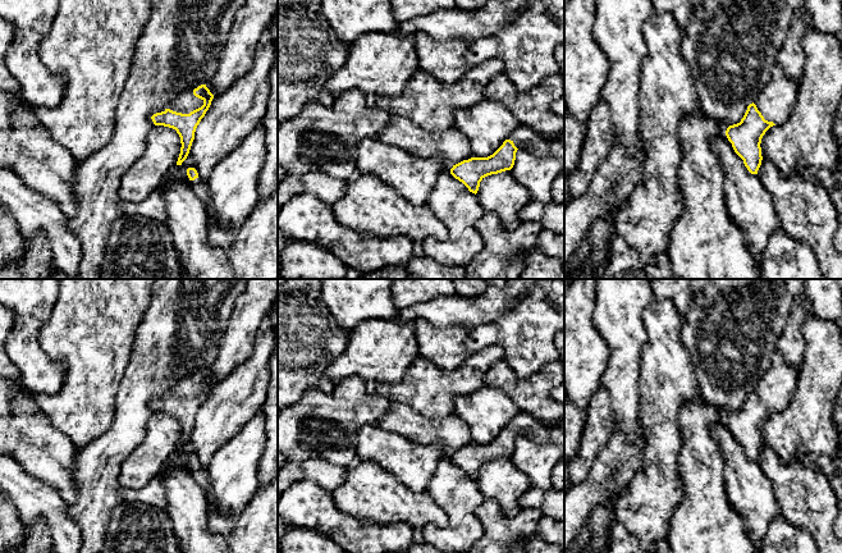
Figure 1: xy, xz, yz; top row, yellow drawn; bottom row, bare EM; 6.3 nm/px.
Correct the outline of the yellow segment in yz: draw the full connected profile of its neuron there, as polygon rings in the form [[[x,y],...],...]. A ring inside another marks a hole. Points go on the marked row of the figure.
[[[774,64],[772,78],[756,100],[747,106],[740,123],[726,131],[735,152],[743,160],[751,174],[761,165],[761,138],[765,132],[787,122],[793,113],[800,86],[790,79],[779,64]]]

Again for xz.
[[[518,125],[493,155],[463,160],[453,165],[450,174],[462,182],[470,192],[476,195],[480,182],[485,177],[513,168],[518,148],[526,148],[540,157],[558,157],[564,160],[564,138],[549,141],[527,127]]]

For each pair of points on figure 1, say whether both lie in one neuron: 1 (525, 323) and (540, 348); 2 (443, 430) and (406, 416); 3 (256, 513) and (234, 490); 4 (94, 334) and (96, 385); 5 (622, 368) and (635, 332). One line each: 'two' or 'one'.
1: one
2: one
3: two
4: one
5: one

